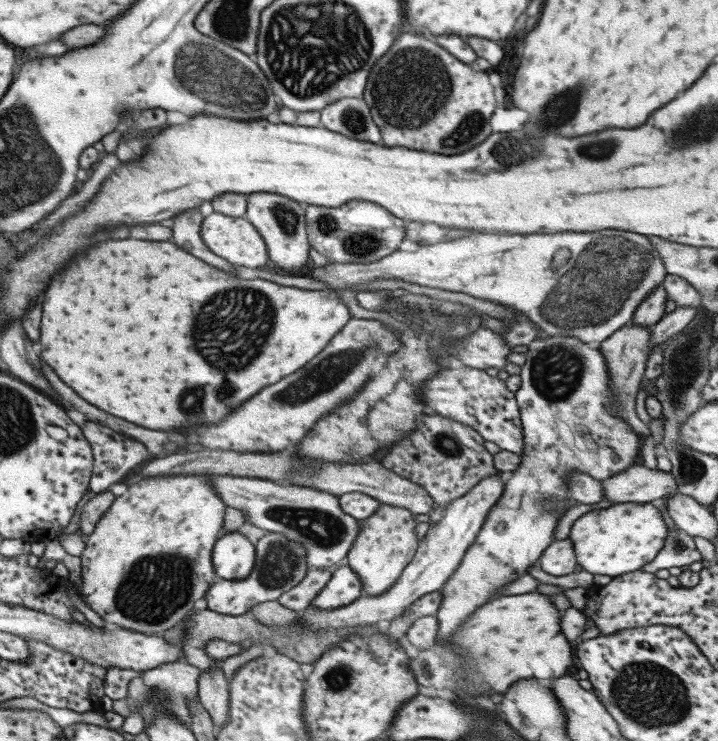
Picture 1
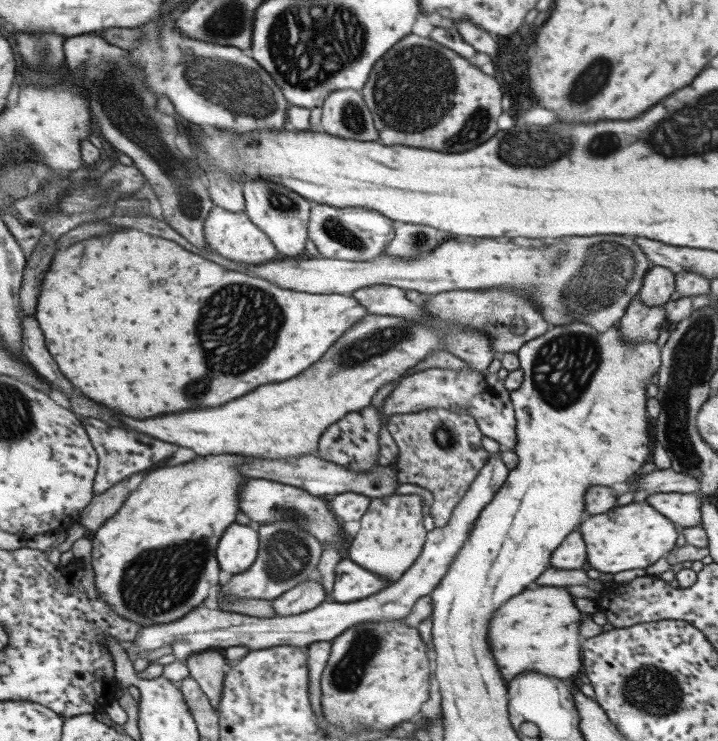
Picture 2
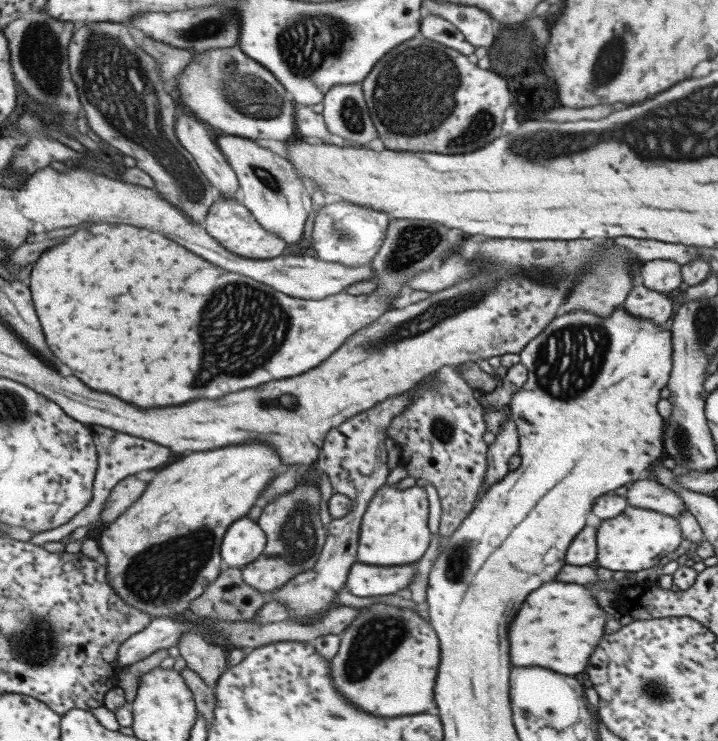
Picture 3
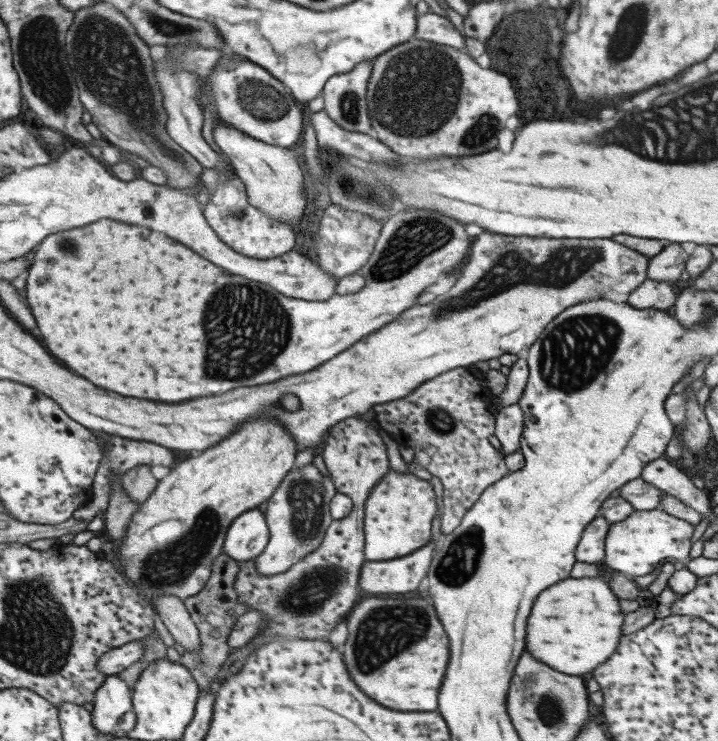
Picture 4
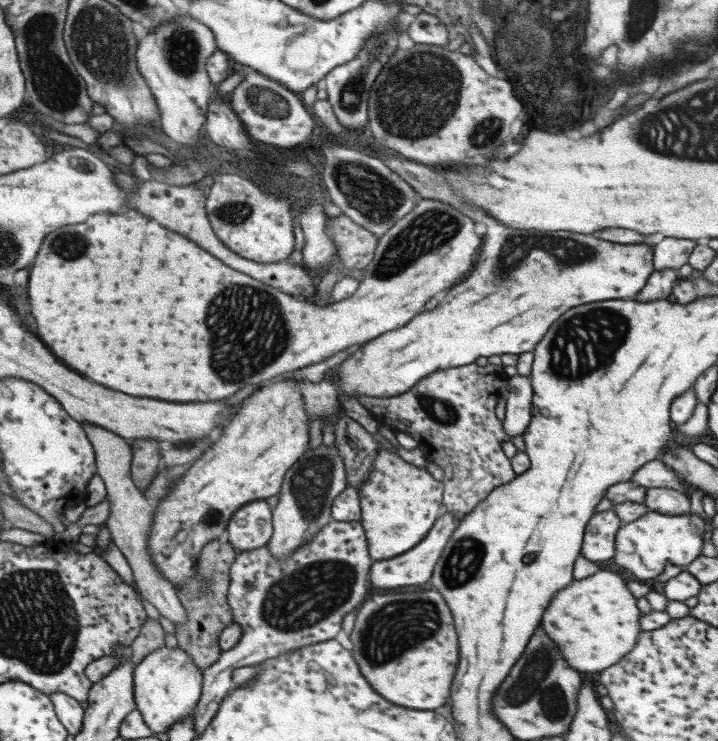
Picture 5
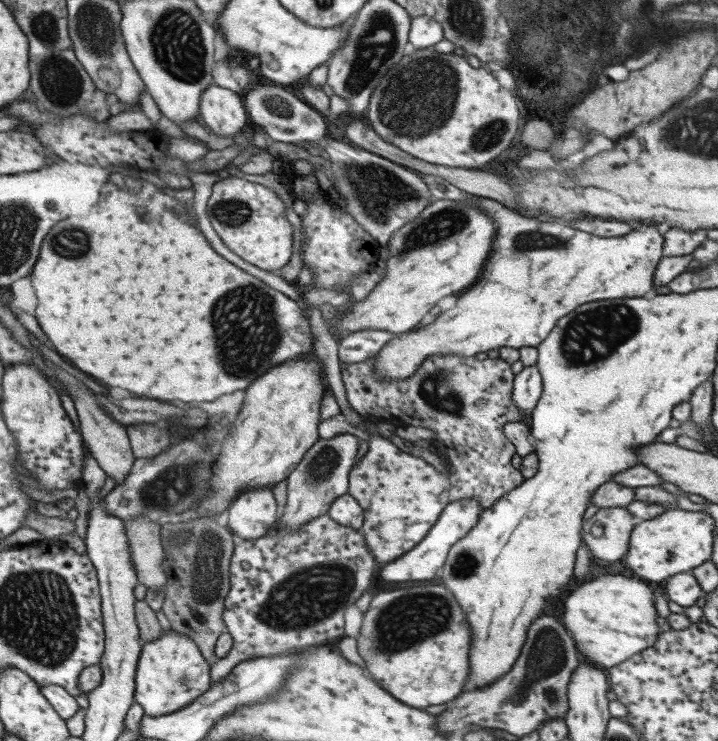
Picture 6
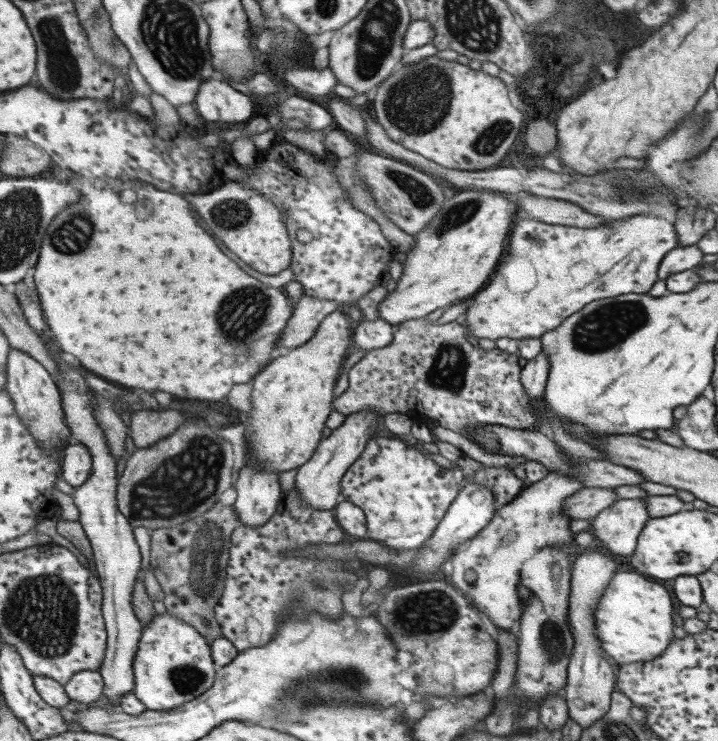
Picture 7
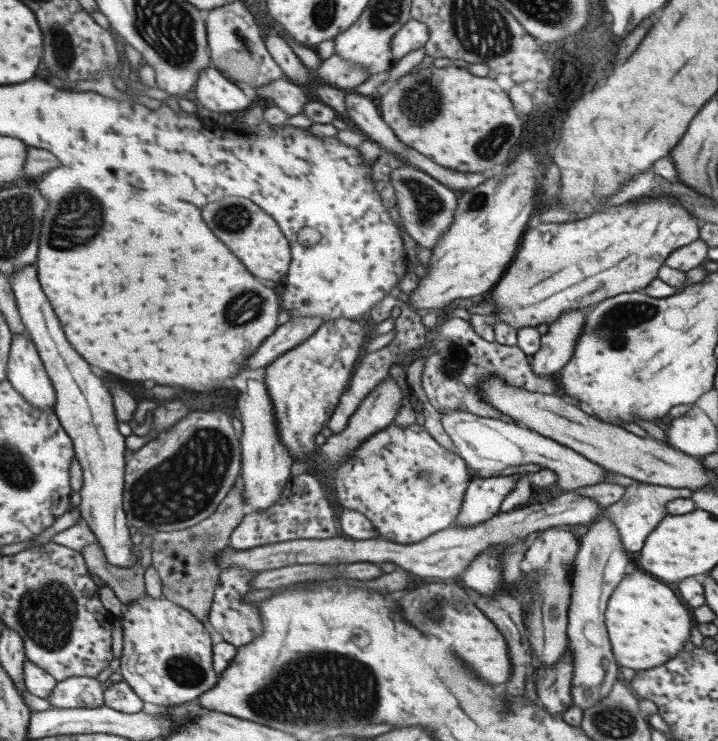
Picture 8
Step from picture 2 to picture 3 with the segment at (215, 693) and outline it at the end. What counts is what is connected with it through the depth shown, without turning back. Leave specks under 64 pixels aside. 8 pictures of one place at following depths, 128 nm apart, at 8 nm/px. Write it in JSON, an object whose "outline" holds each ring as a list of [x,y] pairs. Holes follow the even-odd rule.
{"outline":[[[183,632],[177,642],[179,656],[209,687],[216,684],[217,678],[227,667],[227,657],[221,648],[210,645],[193,632]]]}

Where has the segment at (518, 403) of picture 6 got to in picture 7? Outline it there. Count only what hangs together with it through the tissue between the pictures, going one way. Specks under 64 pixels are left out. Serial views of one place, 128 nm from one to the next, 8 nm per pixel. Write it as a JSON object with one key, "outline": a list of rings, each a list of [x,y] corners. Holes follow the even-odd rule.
{"outline":[[[540,350],[535,358],[531,358],[521,367],[519,382],[529,402],[542,399],[547,369],[549,369],[549,360],[547,360],[547,354],[543,350]]]}

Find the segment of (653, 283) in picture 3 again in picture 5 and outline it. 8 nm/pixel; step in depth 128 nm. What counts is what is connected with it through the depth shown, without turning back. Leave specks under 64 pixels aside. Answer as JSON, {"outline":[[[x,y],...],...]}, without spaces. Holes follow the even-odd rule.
{"outline":[[[663,238],[653,248],[653,270],[676,270],[687,262],[689,253],[695,246],[693,240],[677,240],[677,238]]]}

